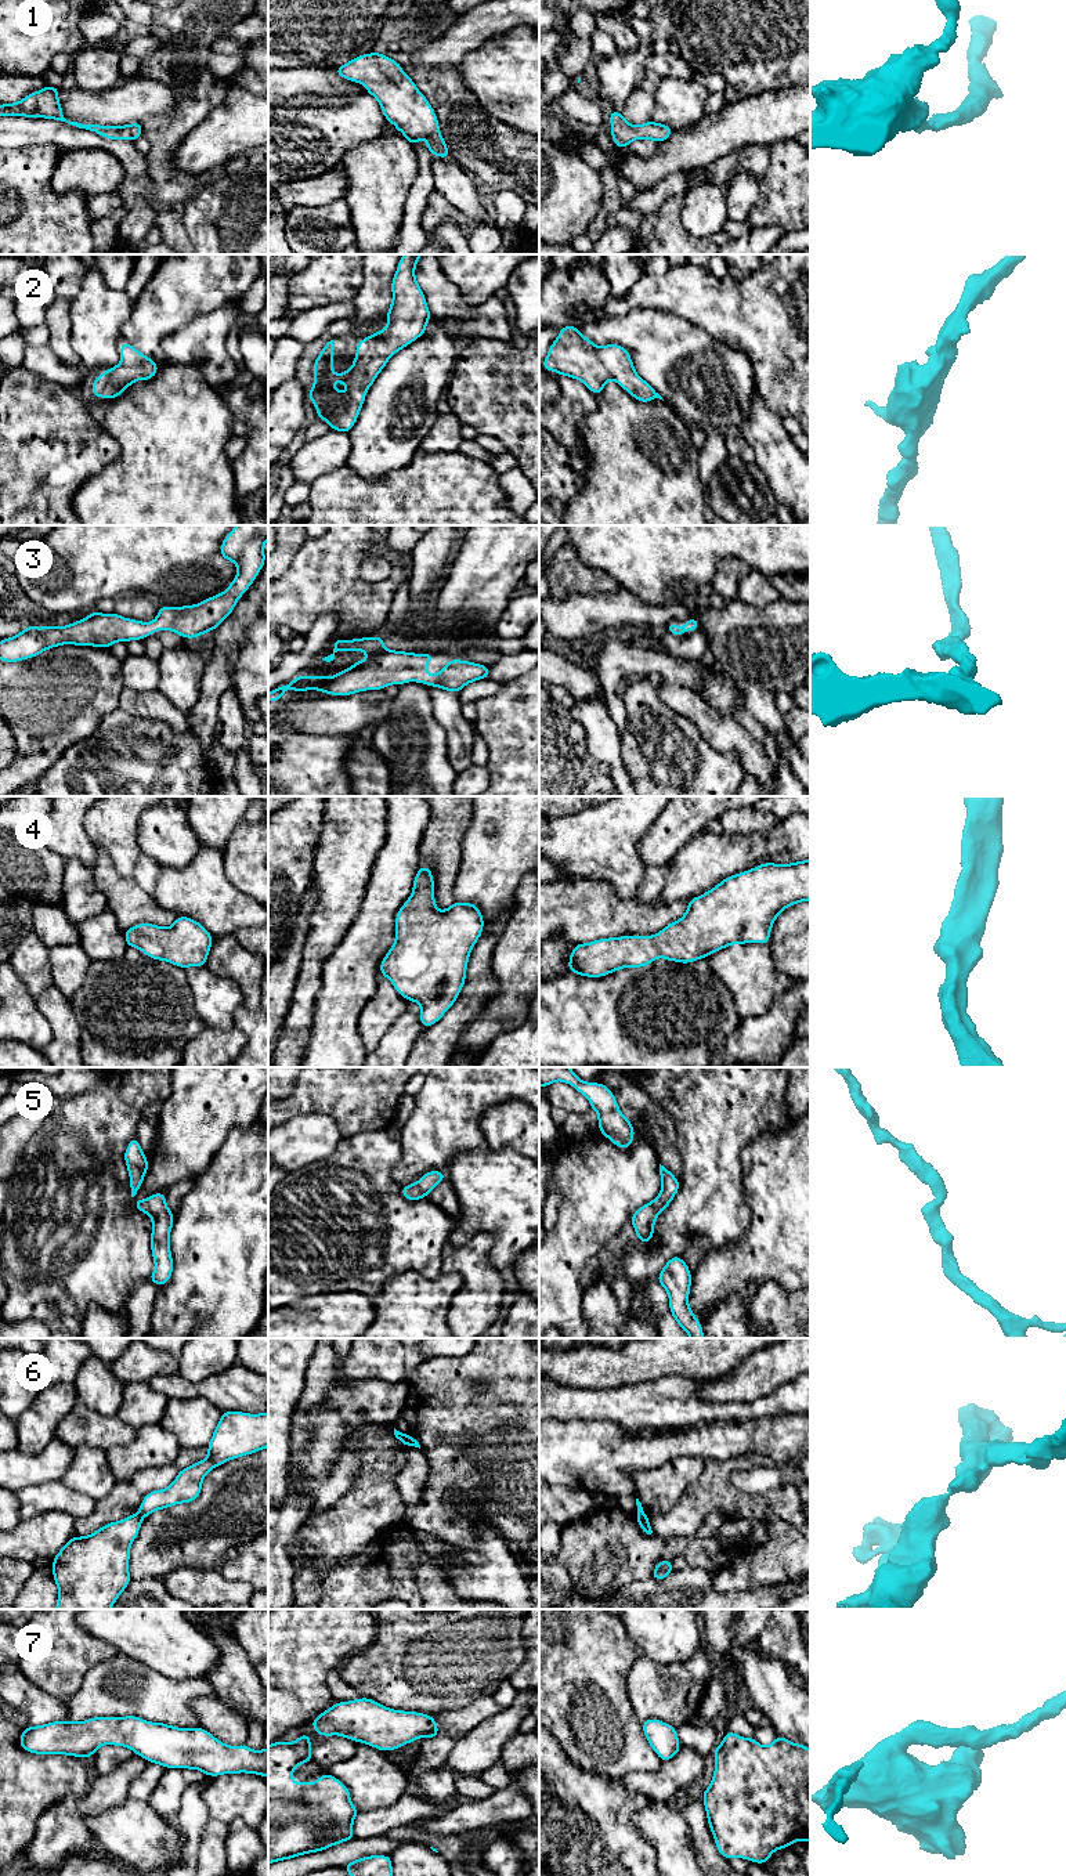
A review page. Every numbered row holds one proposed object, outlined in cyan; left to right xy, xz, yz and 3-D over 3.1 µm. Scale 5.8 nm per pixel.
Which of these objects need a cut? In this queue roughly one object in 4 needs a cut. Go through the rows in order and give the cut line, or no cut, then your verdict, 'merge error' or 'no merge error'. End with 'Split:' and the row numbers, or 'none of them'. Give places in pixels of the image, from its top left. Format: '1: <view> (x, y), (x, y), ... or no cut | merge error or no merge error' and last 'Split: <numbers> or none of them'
1: no cut | no merge error
2: no cut | no merge error
3: no cut | no merge error
4: no cut | no merge error
5: no cut | no merge error
6: xy (138, 1513), (143, 1517) | merge error
7: no cut | no merge error
Split: 6

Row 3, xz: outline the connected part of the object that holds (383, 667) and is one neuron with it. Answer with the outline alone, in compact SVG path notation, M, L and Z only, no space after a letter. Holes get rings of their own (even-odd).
M383 636L354 640L333 639L333 647L333 653L322 658L324 661L333 661L337 651L365 651L368 658L354 662L351 668L337 672L333 677L300 675L290 683L268 693L268 701L282 701L282 694L290 688L299 693L318 690L329 695L351 695L408 682L459 693L466 684L489 676L489 666L460 659L449 659L440 673L429 675L426 665L434 659L431 653L415 654L389 650L383 644Z

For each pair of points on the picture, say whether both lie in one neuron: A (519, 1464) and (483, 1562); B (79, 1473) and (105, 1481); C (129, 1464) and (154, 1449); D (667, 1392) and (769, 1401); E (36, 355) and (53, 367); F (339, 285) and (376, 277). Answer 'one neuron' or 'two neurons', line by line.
A: two neurons
B: one neuron
C: one neuron
D: one neuron
E: one neuron
F: two neurons

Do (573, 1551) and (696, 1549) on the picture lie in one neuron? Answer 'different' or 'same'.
different

